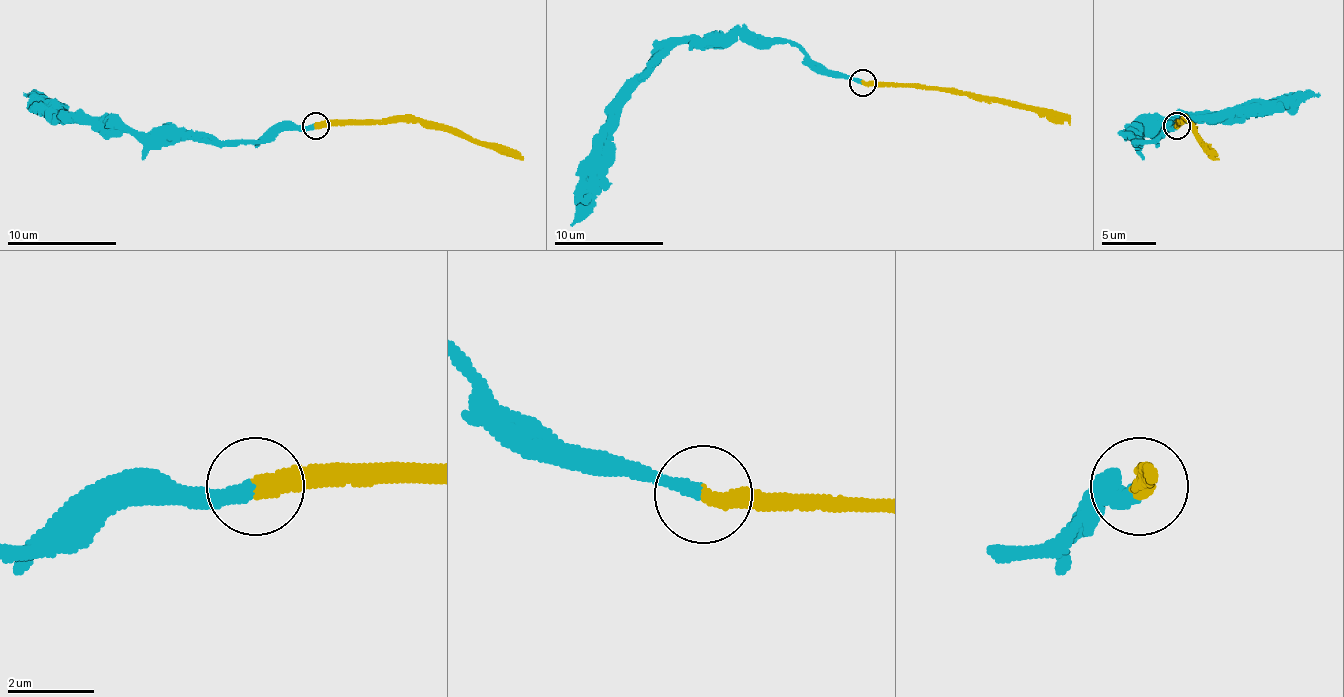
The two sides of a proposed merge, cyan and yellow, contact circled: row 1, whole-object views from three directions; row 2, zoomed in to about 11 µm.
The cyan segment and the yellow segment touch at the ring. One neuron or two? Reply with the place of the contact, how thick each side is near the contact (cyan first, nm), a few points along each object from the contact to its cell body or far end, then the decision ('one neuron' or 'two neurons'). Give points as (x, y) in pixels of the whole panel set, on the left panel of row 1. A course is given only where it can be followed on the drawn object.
(315, 125) | 320/400 nm | cyan via (313, 126), (278, 126), (261, 140), (133, 137), (128, 131), (98, 131), (24, 93) | yellow via (316, 126), (422, 120), (458, 129), (482, 142), (504, 145), (523, 159) | one neuron

